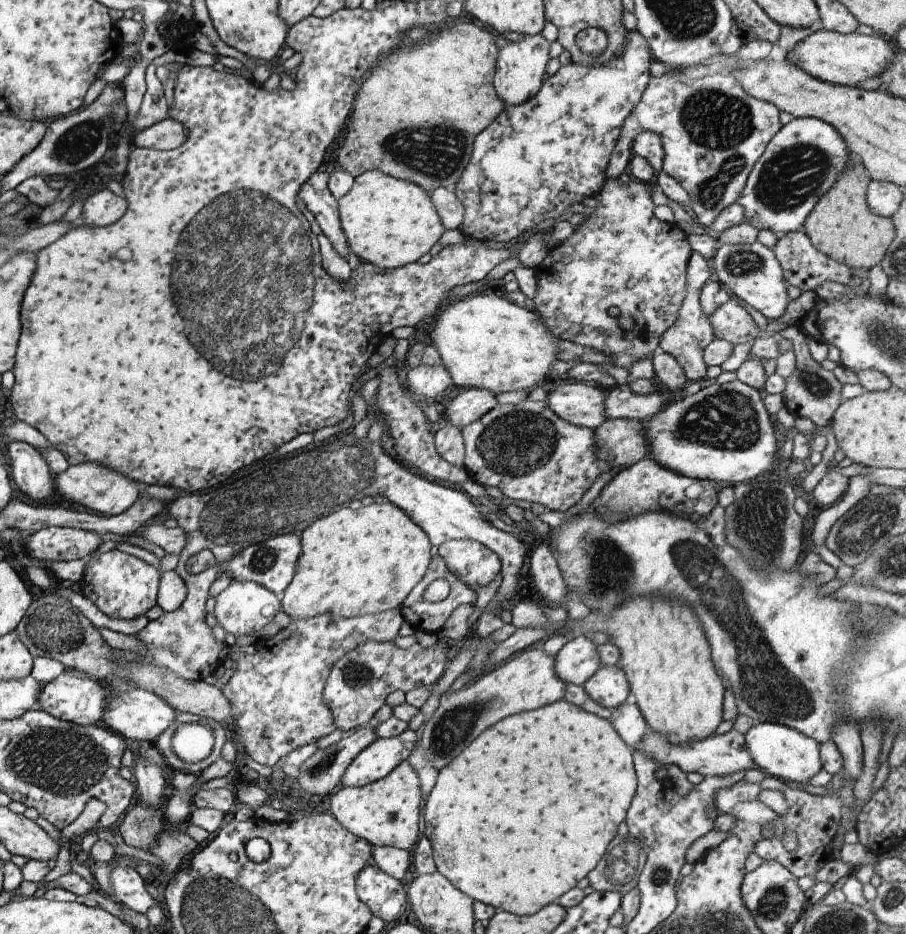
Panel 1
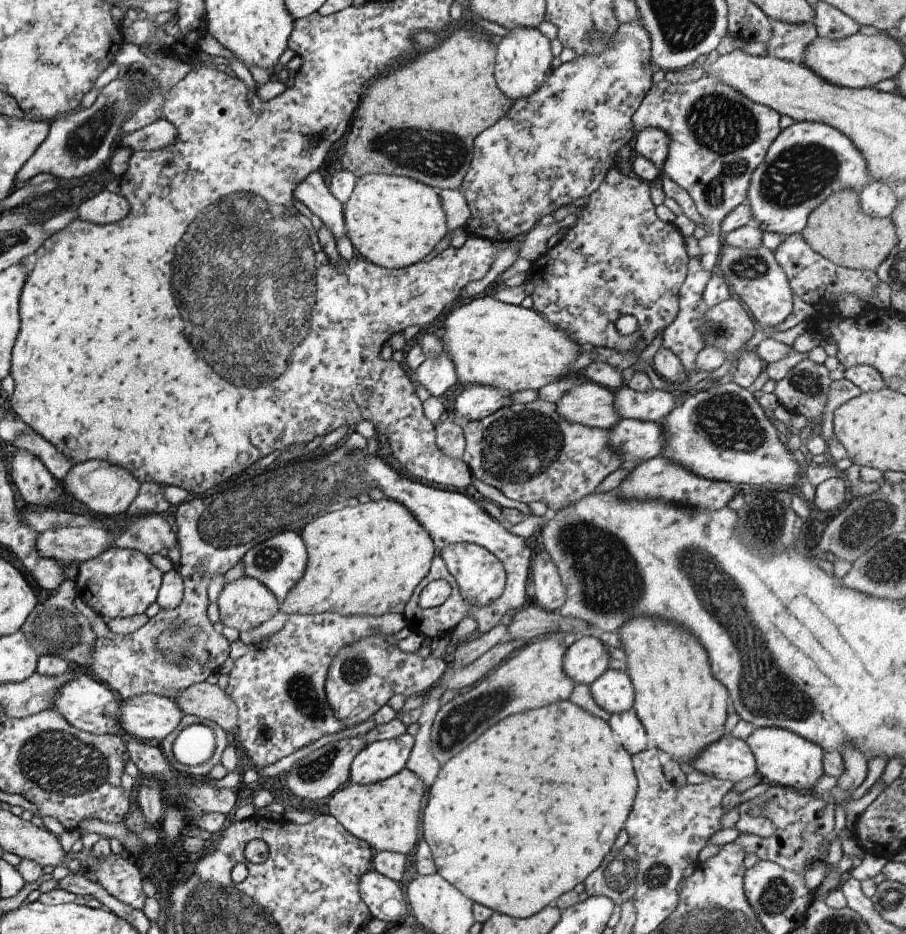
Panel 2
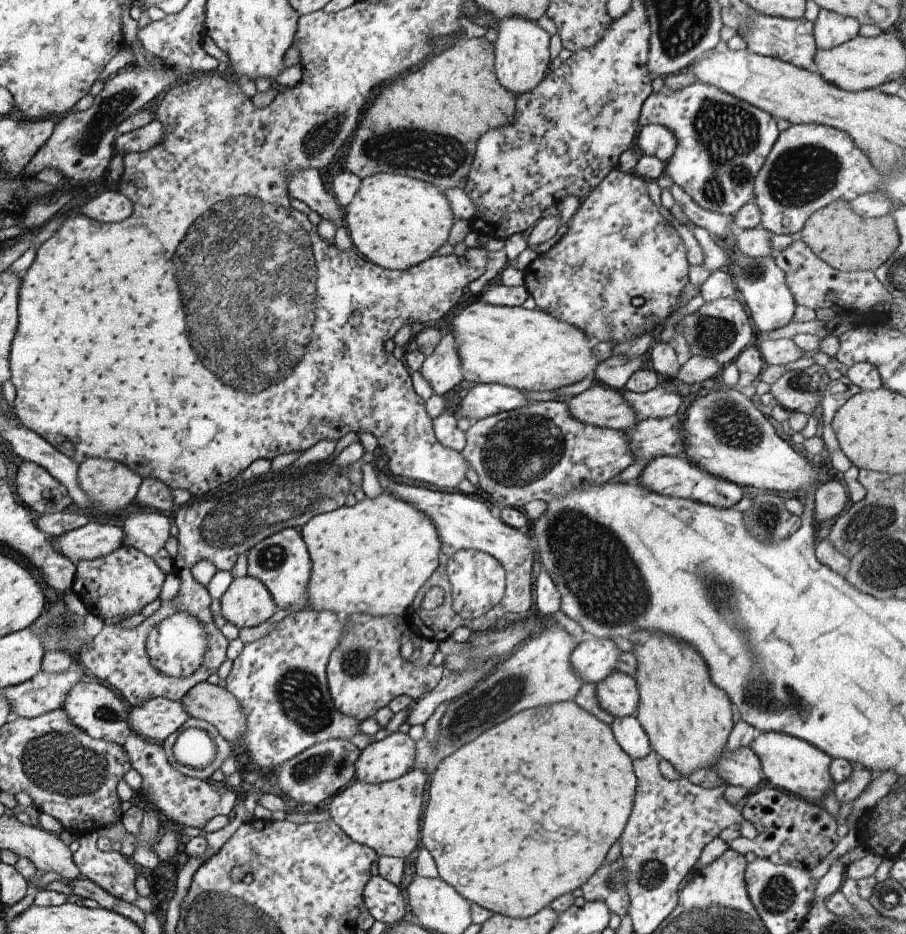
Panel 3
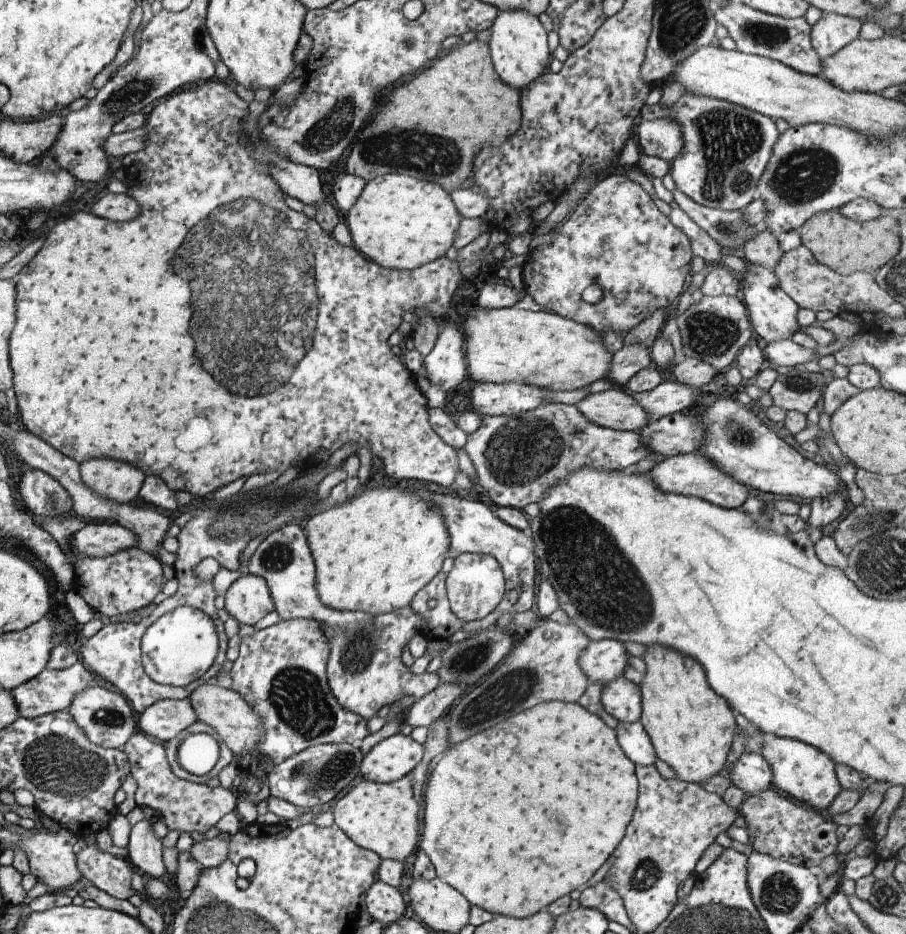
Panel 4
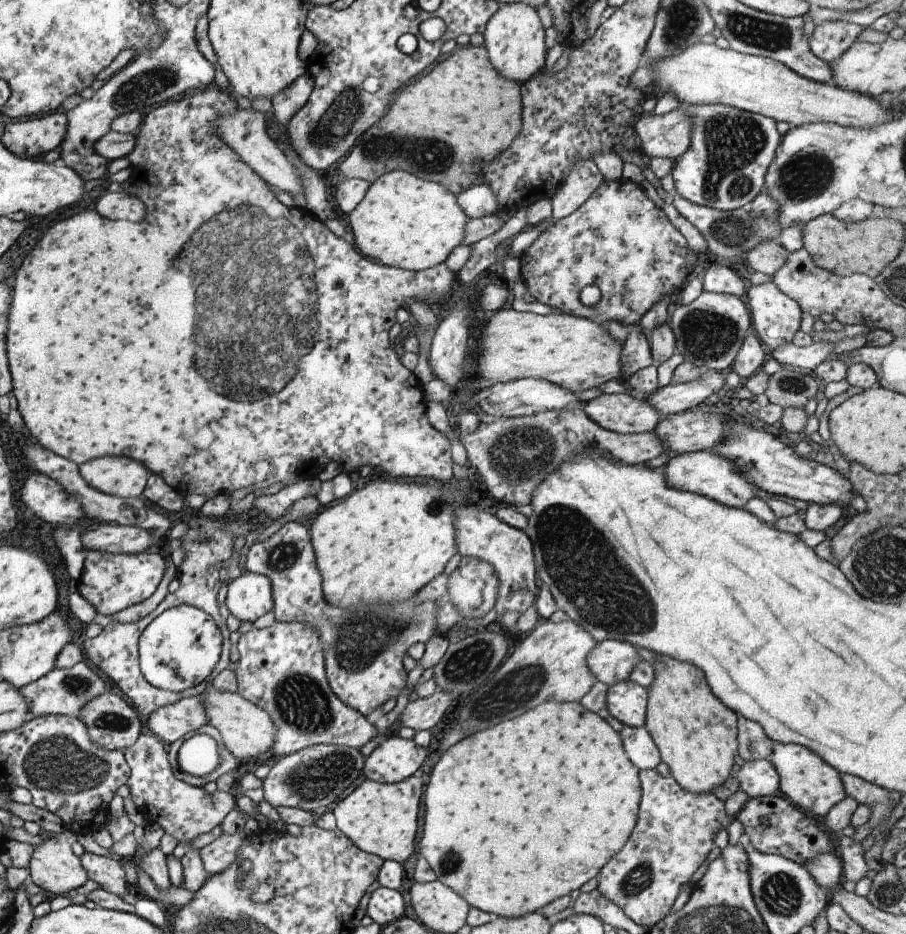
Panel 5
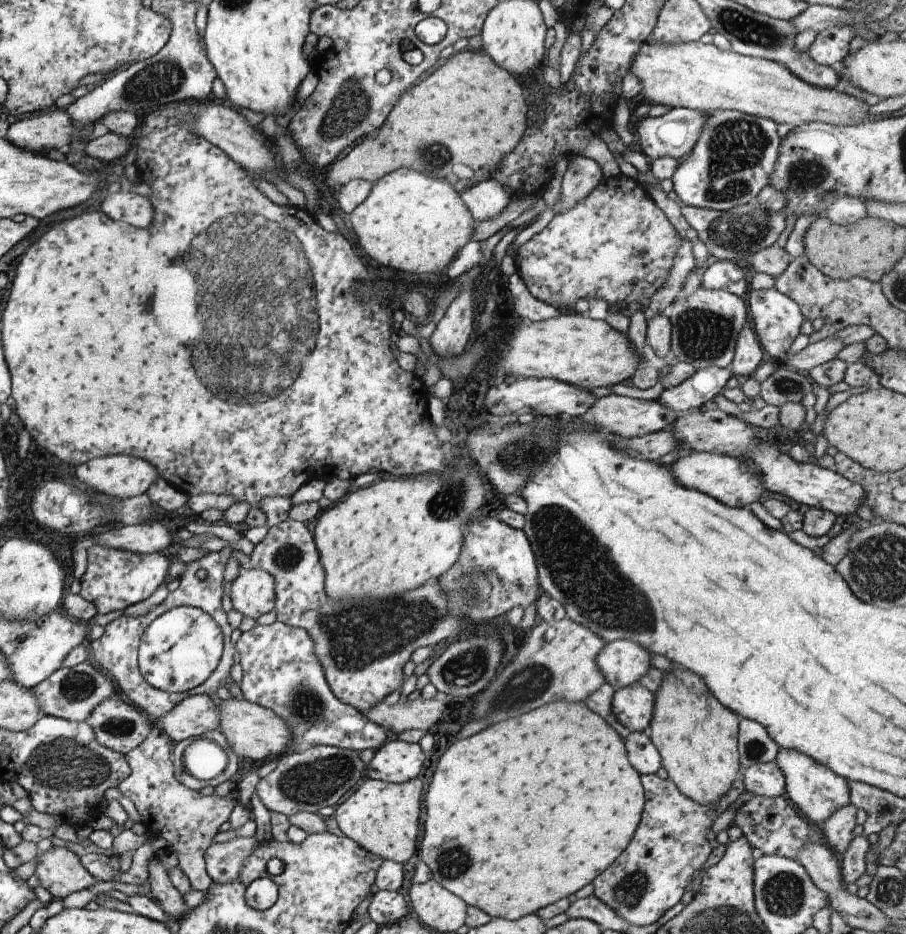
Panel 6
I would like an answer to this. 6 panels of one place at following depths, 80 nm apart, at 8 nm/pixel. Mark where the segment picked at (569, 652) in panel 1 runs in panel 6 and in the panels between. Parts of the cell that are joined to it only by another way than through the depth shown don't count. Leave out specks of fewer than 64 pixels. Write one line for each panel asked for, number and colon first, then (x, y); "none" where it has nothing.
2: (586, 660)
3: (592, 660)
4: (601, 661)
5: (610, 661)
6: (621, 662)

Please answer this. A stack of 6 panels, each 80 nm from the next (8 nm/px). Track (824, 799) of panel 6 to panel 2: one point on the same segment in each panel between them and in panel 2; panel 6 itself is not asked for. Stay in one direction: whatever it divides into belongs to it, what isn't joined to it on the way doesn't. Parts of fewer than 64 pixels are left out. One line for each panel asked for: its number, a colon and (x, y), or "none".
2: (785, 759)
3: (793, 765)
4: (801, 771)
5: (810, 783)

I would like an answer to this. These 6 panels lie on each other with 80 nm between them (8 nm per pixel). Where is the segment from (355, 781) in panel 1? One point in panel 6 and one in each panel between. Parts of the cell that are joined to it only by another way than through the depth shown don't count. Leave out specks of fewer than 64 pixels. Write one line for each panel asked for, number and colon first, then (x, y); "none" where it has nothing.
2: (378, 761)
3: (389, 759)
4: (392, 758)
5: (394, 759)
6: (397, 761)

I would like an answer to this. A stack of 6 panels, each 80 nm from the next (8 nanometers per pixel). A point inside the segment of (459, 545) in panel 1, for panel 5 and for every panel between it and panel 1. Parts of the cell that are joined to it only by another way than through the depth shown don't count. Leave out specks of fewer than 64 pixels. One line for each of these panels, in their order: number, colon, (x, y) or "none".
2: (481, 579)
3: (477, 580)
4: (475, 585)
5: (473, 586)

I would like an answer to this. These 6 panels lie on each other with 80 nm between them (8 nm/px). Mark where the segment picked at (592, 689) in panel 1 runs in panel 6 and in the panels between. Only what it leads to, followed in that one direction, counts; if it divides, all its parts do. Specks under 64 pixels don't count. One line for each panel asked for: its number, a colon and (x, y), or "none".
2: (613, 691)
3: (617, 694)
4: (621, 698)
5: (627, 701)
6: (632, 705)

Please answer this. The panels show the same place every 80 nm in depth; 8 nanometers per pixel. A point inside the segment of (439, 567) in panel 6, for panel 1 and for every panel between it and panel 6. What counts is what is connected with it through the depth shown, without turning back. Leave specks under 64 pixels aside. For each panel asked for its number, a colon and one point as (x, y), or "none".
1: (354, 563)
2: (368, 560)
3: (371, 559)
4: (373, 553)
5: (384, 543)

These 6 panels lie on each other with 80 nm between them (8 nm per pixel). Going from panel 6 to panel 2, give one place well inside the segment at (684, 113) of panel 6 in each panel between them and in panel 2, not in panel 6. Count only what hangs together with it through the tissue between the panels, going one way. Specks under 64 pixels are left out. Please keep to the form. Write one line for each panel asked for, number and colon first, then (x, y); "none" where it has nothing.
2: (652, 143)
3: (656, 141)
4: (662, 138)
5: (667, 136)

